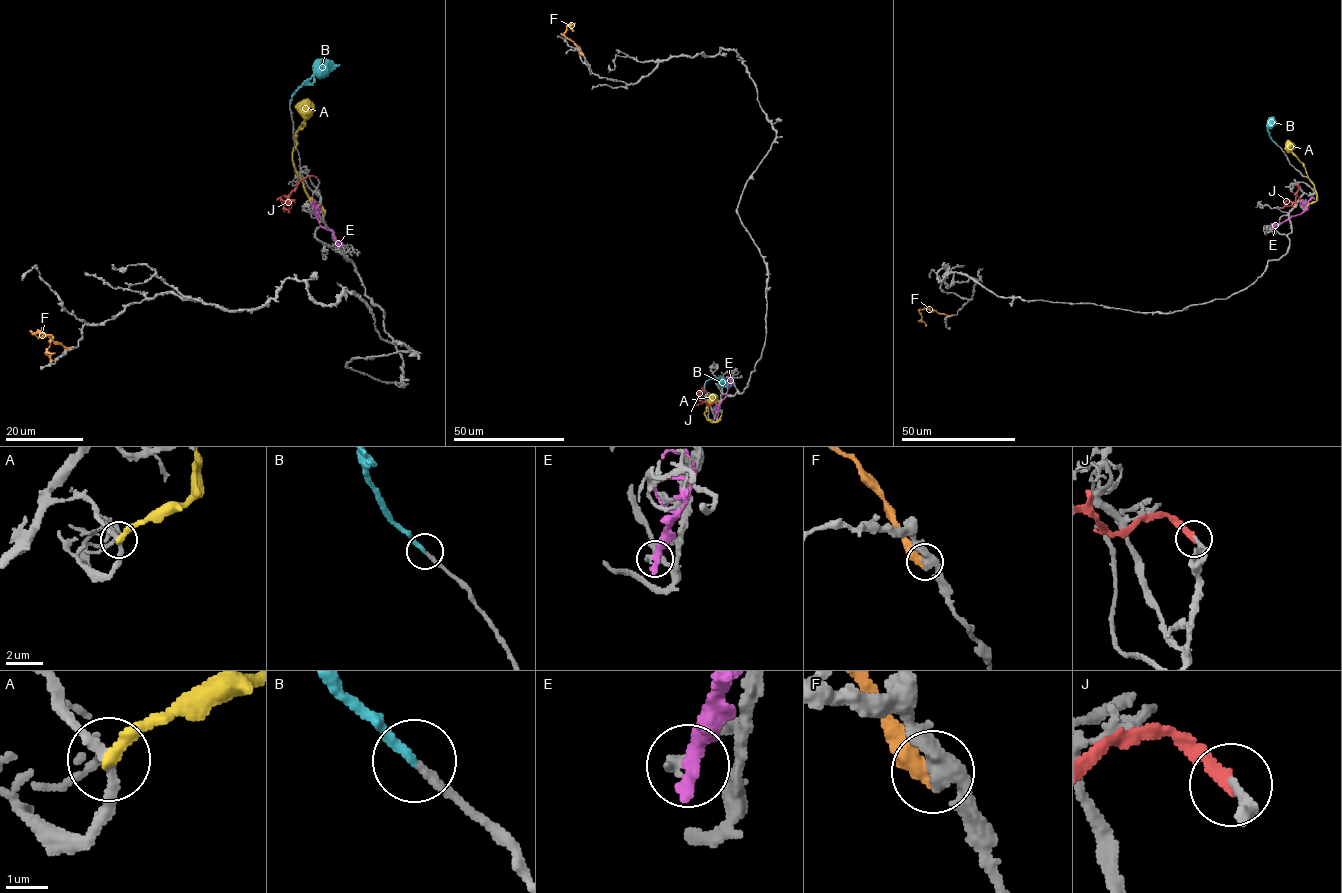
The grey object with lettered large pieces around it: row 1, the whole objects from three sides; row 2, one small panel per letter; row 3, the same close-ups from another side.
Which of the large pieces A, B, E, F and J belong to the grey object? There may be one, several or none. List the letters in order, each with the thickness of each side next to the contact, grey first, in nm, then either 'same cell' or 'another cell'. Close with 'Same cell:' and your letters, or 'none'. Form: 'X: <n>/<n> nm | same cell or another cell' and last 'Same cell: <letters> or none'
A: 200/300 nm | another cell
B: 240/260 nm | same cell
E: 240/440 nm | another cell
F: 480/550 nm | another cell
J: 220/280 nm | same cell
Same cell: B, J

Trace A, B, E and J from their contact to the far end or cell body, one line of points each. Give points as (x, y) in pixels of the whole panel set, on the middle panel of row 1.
A: (721, 412), (717, 421), (706, 418), (706, 406), (714, 401), (713, 396)
B: (704, 385), (706, 381), (716, 377), (733, 384)
E: (714, 418), (727, 395), (728, 376)
J: (718, 405), (699, 400), (697, 394), (705, 391)

